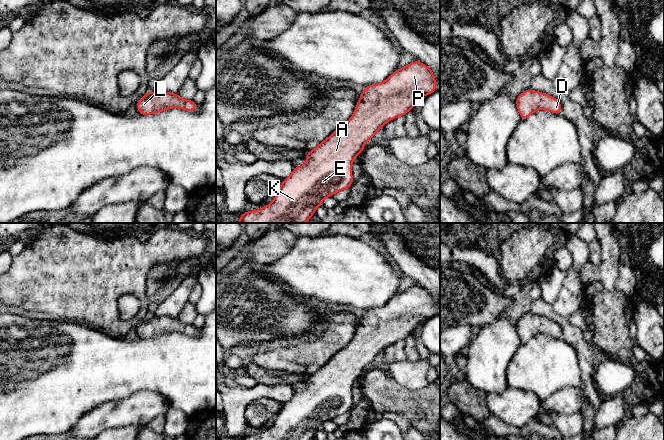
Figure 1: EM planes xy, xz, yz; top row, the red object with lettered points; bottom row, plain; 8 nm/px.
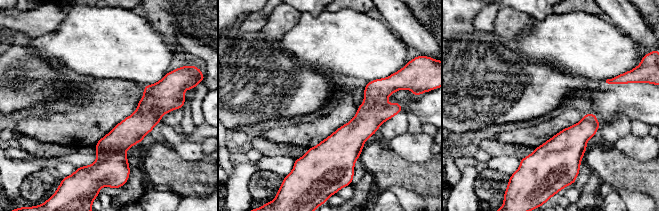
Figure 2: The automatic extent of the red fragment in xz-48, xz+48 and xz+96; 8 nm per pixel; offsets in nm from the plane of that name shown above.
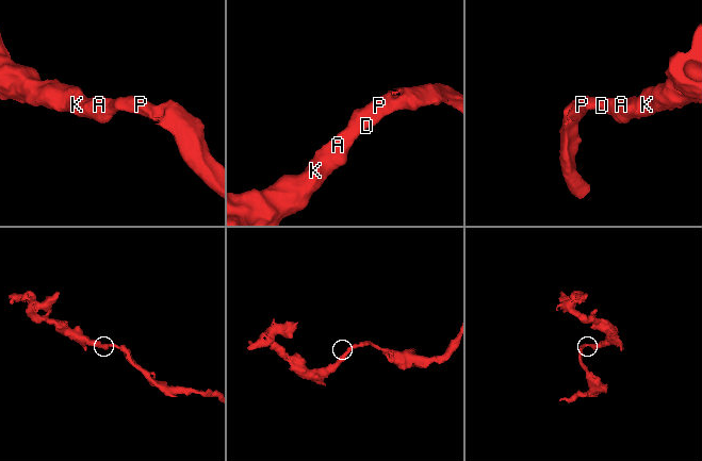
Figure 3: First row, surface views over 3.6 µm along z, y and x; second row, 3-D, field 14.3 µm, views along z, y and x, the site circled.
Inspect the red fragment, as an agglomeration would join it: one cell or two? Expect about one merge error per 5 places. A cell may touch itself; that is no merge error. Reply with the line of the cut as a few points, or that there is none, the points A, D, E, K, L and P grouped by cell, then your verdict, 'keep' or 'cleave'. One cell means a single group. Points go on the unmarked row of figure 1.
cut none; groups A D E K L P; keep

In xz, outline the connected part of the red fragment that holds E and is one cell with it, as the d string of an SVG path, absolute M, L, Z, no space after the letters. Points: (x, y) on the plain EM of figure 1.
M417 284L396 294L384 306L366 310L352 341L315 373L307 376L307 386L295 391L293 397L282 404L273 425L259 434L244 436L241 440L313 440L326 421L353 408L352 388L365 372L365 366L372 363L387 346L412 334L422 320L436 314L434 297Z

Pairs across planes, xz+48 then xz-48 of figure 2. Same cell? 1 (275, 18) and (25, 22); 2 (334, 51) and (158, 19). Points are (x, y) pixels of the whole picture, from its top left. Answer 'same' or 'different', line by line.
1: same
2: different

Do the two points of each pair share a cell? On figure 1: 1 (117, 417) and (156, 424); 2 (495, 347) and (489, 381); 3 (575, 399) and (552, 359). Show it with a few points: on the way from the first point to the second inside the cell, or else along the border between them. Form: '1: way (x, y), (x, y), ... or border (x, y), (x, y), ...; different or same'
1: border (164, 414), (154, 417), (145, 425); different
2: way (489, 355), (489, 373); same
3: border (580, 387), (563, 387), (547, 398); different

